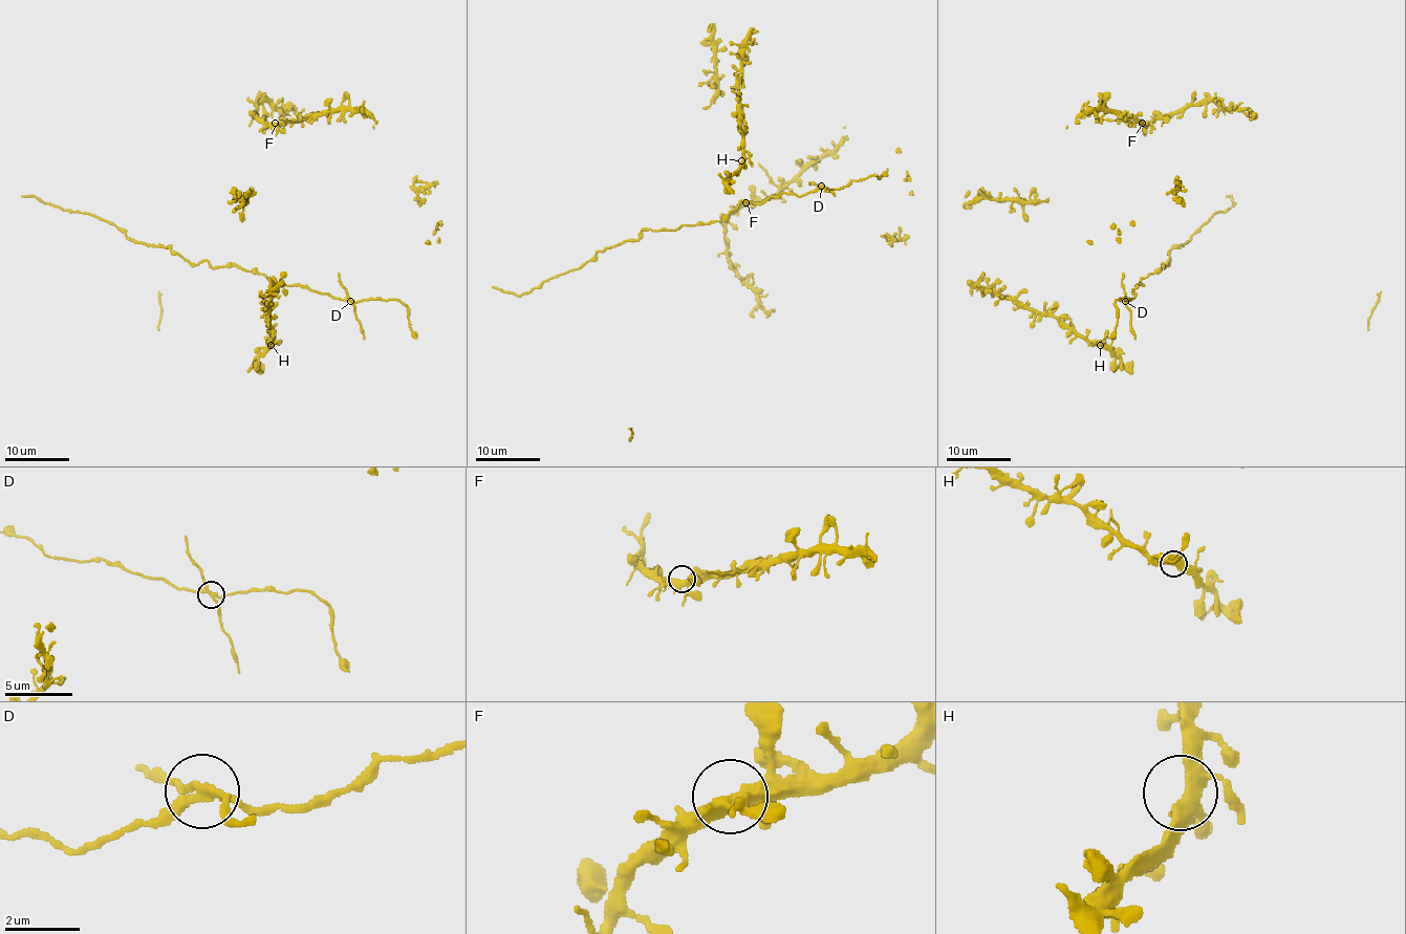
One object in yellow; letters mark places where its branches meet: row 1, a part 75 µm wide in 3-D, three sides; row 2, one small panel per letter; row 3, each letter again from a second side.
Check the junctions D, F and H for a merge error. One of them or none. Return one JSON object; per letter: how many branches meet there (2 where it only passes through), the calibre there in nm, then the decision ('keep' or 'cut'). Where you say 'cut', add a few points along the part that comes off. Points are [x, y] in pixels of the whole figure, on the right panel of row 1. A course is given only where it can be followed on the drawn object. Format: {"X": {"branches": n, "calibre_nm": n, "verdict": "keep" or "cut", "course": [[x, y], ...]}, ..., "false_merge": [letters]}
{"D": {"branches": 4, "calibre_nm": 260, "verdict": "cut", "course": [[1126, 301], [1130, 312], [1130, 332], [1136, 339]]}, "F": {"branches": 4, "calibre_nm": 400, "verdict": "keep"}, "H": {"branches": 4, "calibre_nm": 440, "verdict": "keep"}, "false_merge": ["D"]}

